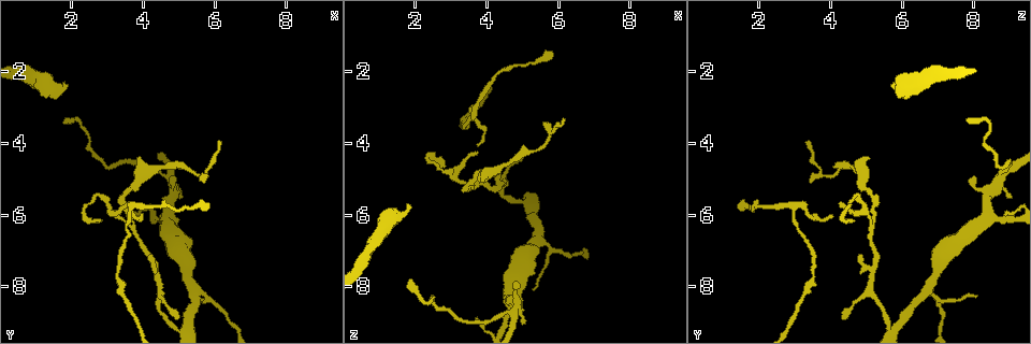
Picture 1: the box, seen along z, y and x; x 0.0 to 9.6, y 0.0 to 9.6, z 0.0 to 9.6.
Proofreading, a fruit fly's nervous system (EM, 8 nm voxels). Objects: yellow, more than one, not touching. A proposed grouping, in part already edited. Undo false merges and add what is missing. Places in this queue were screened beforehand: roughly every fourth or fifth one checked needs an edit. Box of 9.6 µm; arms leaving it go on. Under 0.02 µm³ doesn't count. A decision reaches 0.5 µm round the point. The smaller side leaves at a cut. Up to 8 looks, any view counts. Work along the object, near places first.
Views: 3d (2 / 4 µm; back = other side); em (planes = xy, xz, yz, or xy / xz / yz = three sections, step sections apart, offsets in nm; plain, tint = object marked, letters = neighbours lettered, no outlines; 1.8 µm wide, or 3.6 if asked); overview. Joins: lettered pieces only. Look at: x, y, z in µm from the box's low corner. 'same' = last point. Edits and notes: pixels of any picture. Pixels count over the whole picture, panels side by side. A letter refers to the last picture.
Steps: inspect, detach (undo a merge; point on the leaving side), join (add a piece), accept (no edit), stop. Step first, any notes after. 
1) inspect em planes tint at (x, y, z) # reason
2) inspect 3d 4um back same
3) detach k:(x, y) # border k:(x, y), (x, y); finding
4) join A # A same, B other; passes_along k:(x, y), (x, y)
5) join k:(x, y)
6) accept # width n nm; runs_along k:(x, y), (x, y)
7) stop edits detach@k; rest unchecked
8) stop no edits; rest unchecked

inspect 3d 2um at (5.45, 5.80, 1.70) # sudden change in width

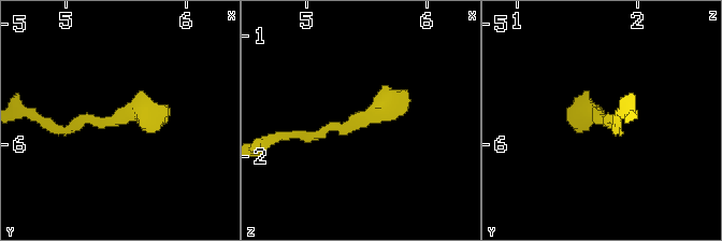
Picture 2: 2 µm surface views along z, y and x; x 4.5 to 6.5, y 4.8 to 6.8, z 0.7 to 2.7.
inspect em xz step 16 letters at (5.40, 5.78, 1.68)

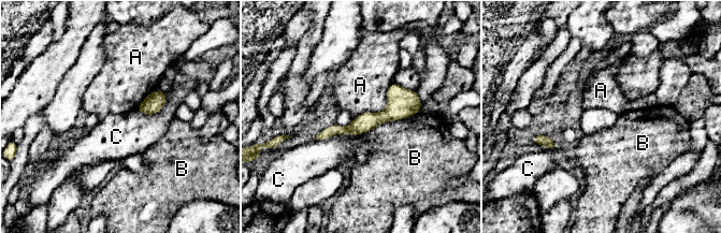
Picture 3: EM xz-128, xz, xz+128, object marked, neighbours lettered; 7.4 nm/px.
accept # width 140 nm; A other, B other, C other; border 3:(363, 132), (332, 134), (315, 140); all the same neuron

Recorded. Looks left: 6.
inspect em planes letters at (4.85, 4.95, 8.05) # an open end

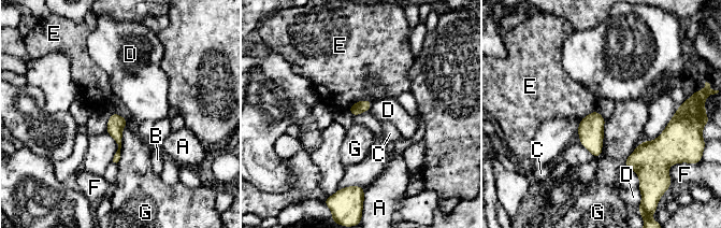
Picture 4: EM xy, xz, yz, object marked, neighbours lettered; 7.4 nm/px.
accept # A other, B other, C other, D other, E other, F other, G other; border 4:(606, 119), (602, 154), (595, 158); no lettered piece goes on from it

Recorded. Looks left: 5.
inspect 3d 4um at (1.85, 2.40, 5.75) # an open end

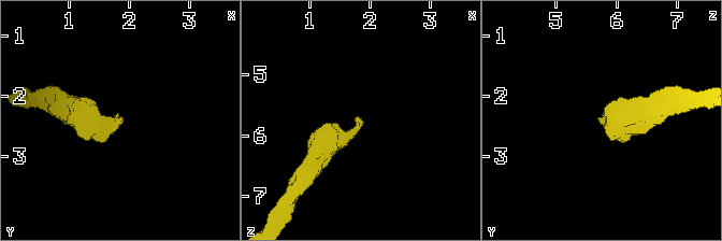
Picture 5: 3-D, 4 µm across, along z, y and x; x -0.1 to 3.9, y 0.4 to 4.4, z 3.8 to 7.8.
inspect em planes letters at (1.80, 2.40, 5.70)

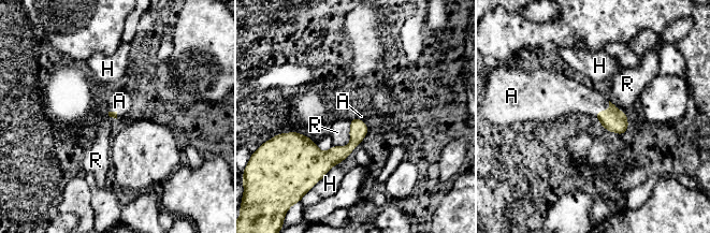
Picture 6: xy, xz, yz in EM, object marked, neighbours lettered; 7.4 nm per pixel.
join A # longest_contact R 240 nm; A same, H other, R other; passes_along 6:(613, 120), (603, 111), (573, 97); the neuron continues

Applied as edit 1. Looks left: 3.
stop edits join@6; rest unchecked

